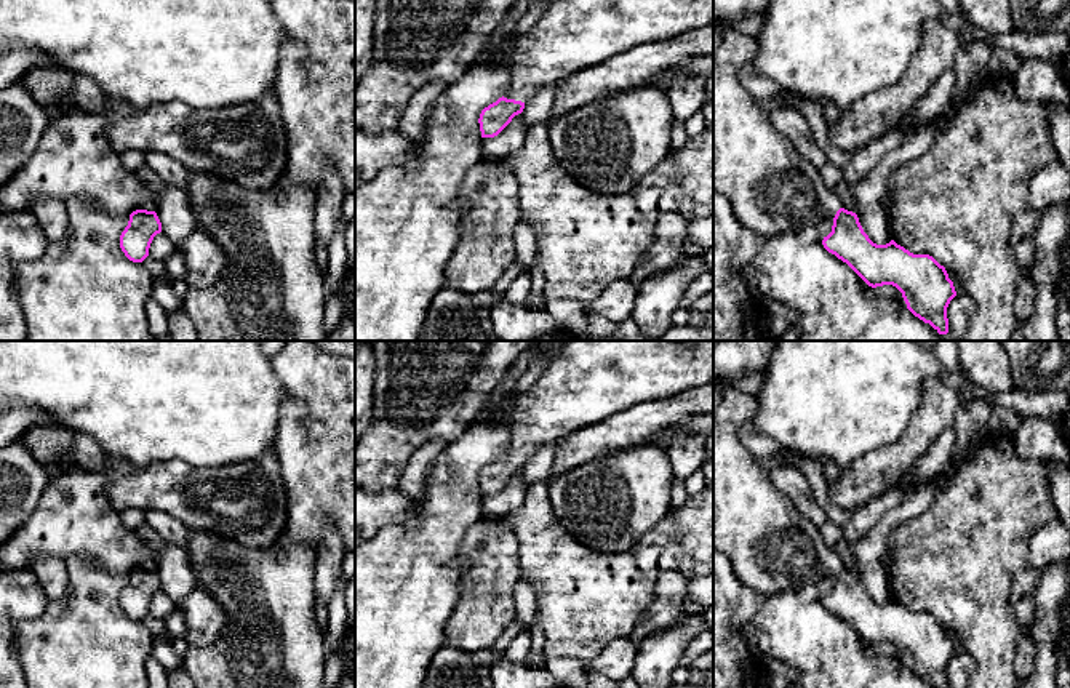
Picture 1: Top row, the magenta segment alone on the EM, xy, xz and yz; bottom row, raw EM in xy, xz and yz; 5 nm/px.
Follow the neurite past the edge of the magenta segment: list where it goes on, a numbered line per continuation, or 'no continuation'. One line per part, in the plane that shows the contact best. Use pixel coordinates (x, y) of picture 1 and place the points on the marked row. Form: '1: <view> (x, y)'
1: xz (570, 36)

